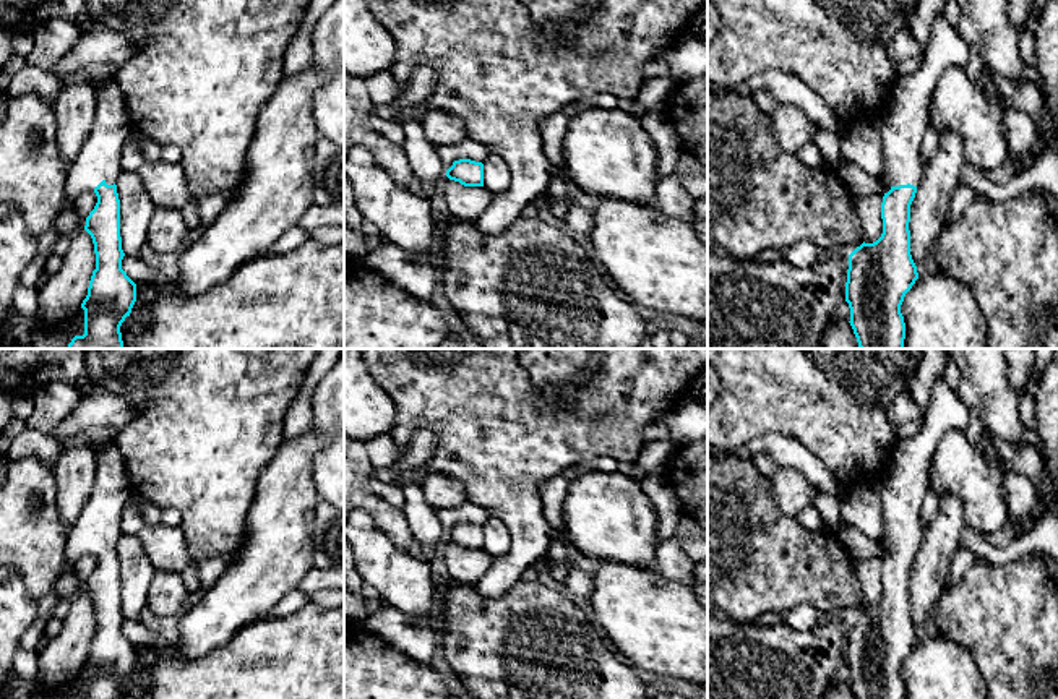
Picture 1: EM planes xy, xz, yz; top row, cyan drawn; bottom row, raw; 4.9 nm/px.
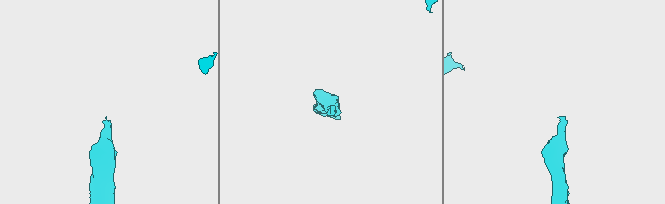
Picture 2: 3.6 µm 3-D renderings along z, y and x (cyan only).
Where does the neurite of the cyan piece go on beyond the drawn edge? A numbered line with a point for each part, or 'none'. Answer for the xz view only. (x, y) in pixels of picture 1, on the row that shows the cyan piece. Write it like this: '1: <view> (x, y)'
none

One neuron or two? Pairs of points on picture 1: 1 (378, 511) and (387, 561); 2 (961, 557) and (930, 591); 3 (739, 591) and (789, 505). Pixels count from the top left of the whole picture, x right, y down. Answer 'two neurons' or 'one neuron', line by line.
1: two neurons
2: two neurons
3: two neurons

